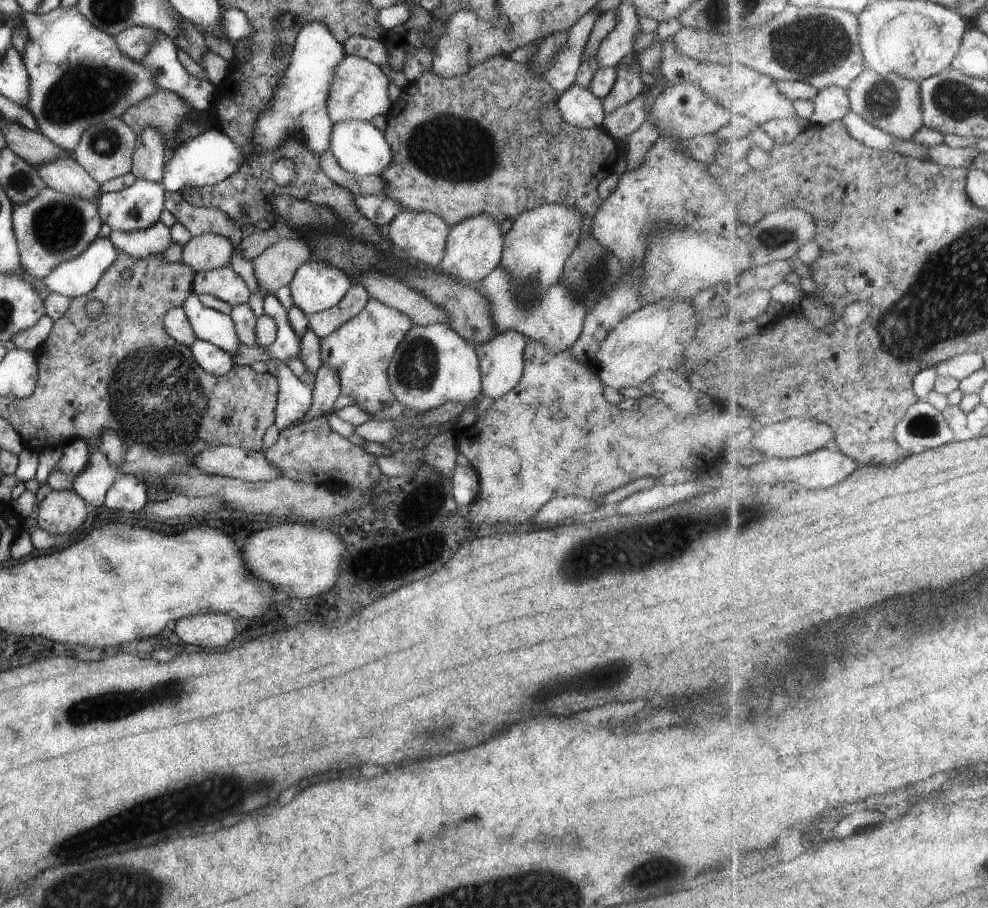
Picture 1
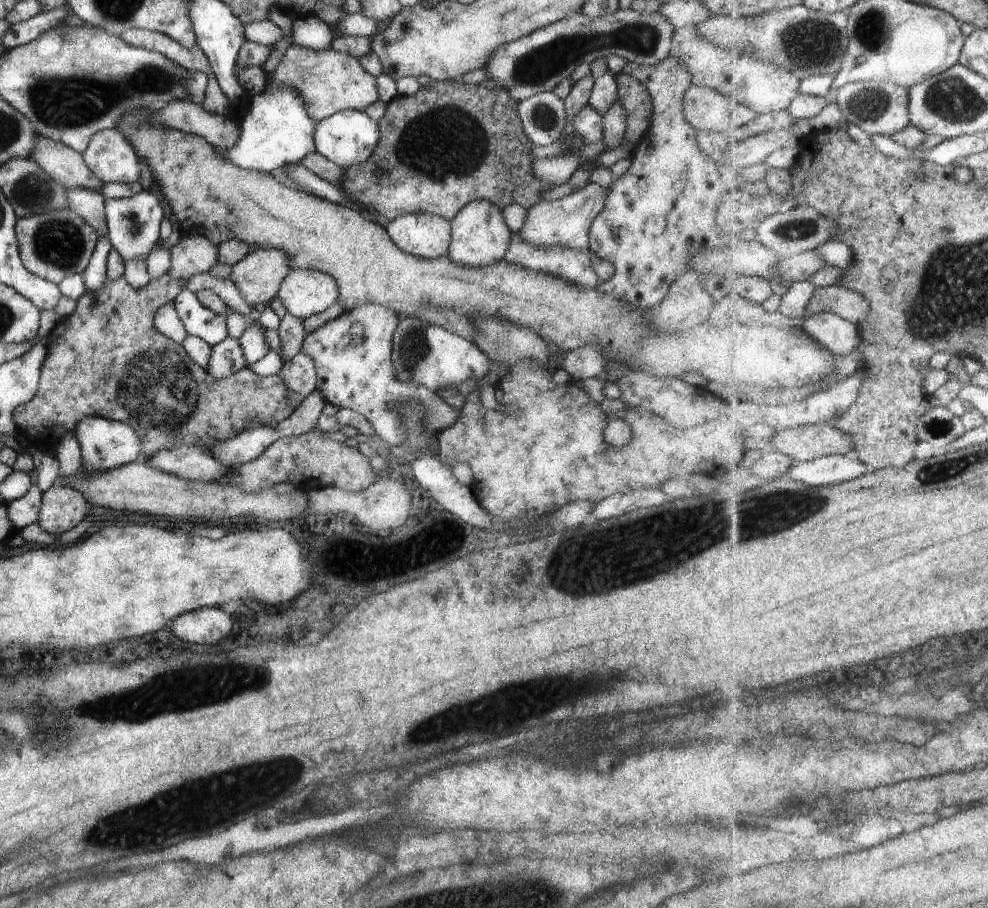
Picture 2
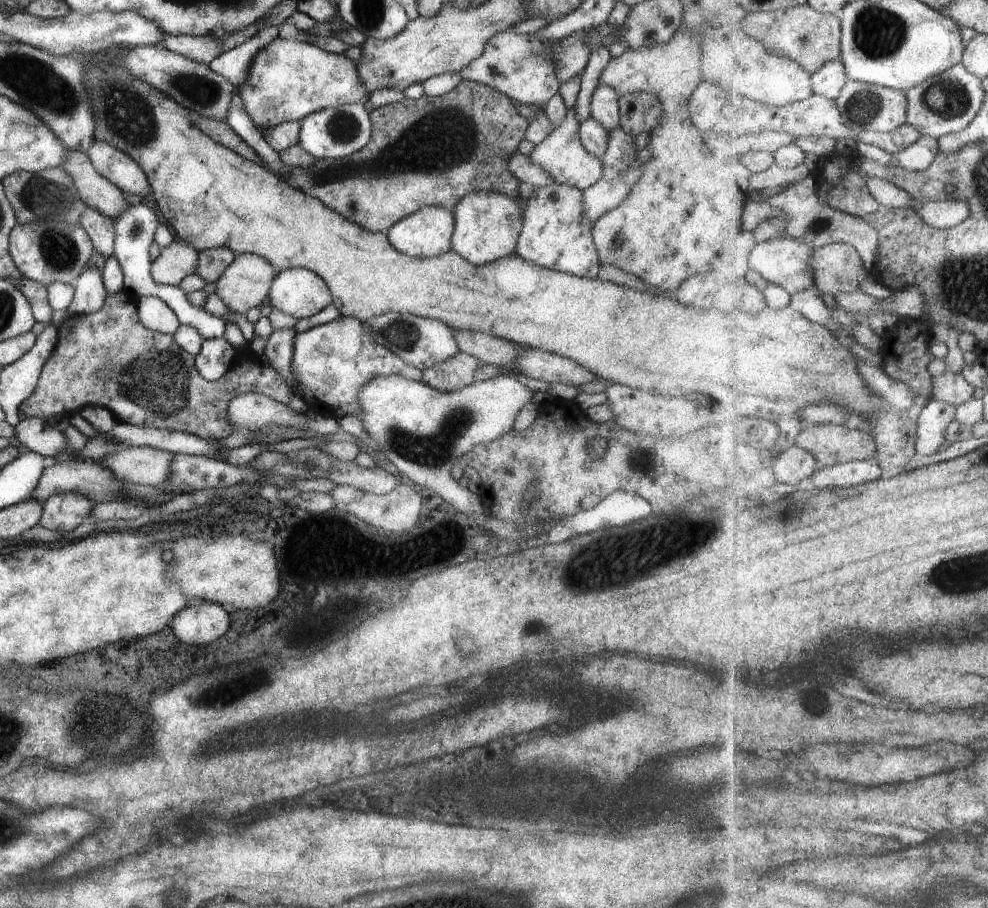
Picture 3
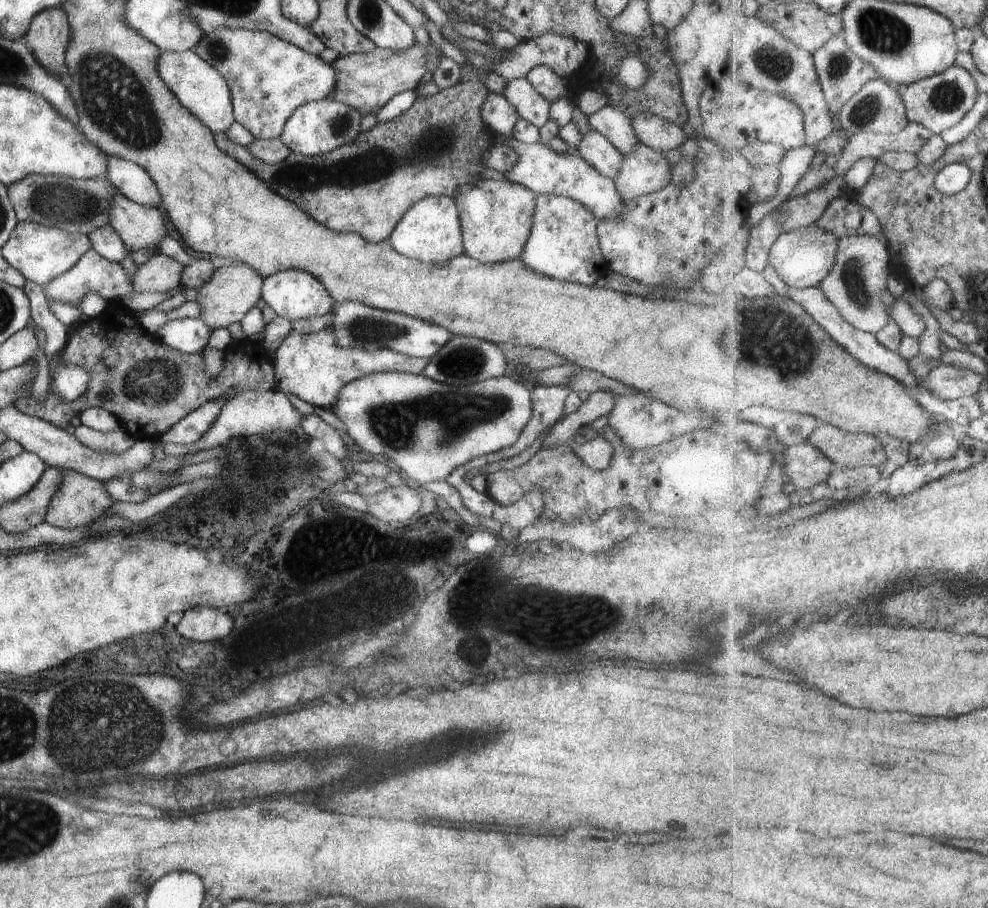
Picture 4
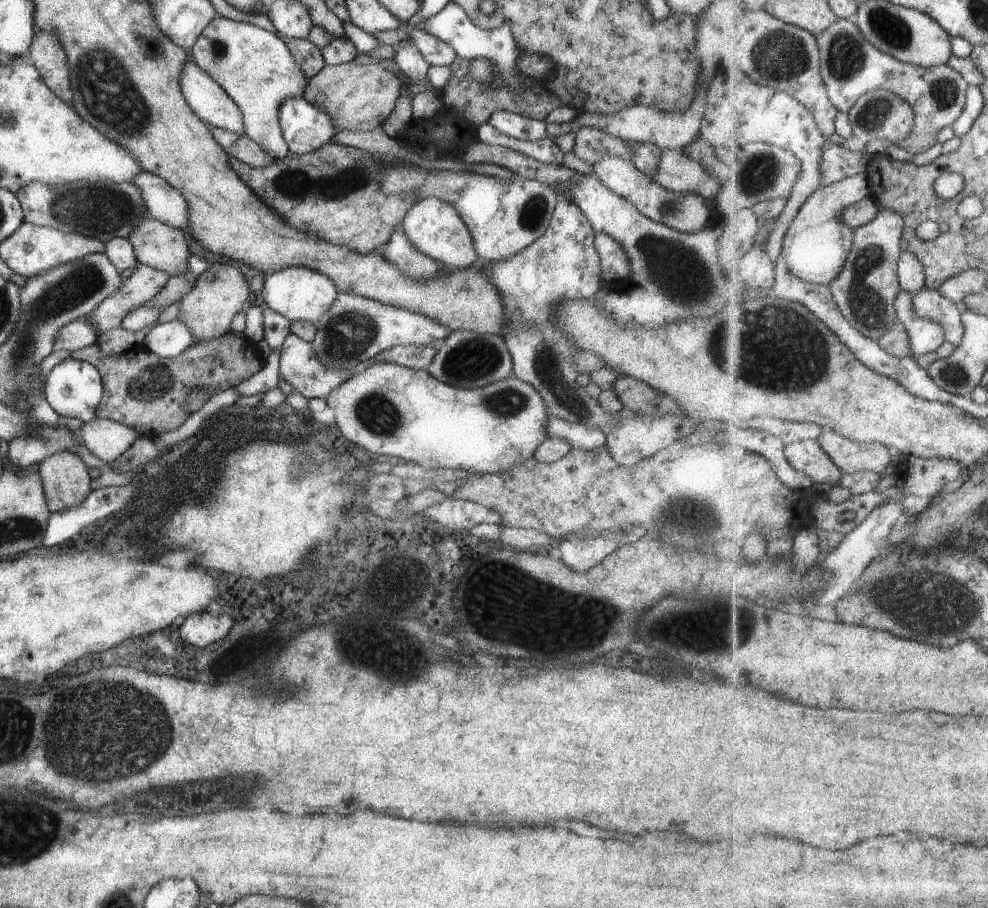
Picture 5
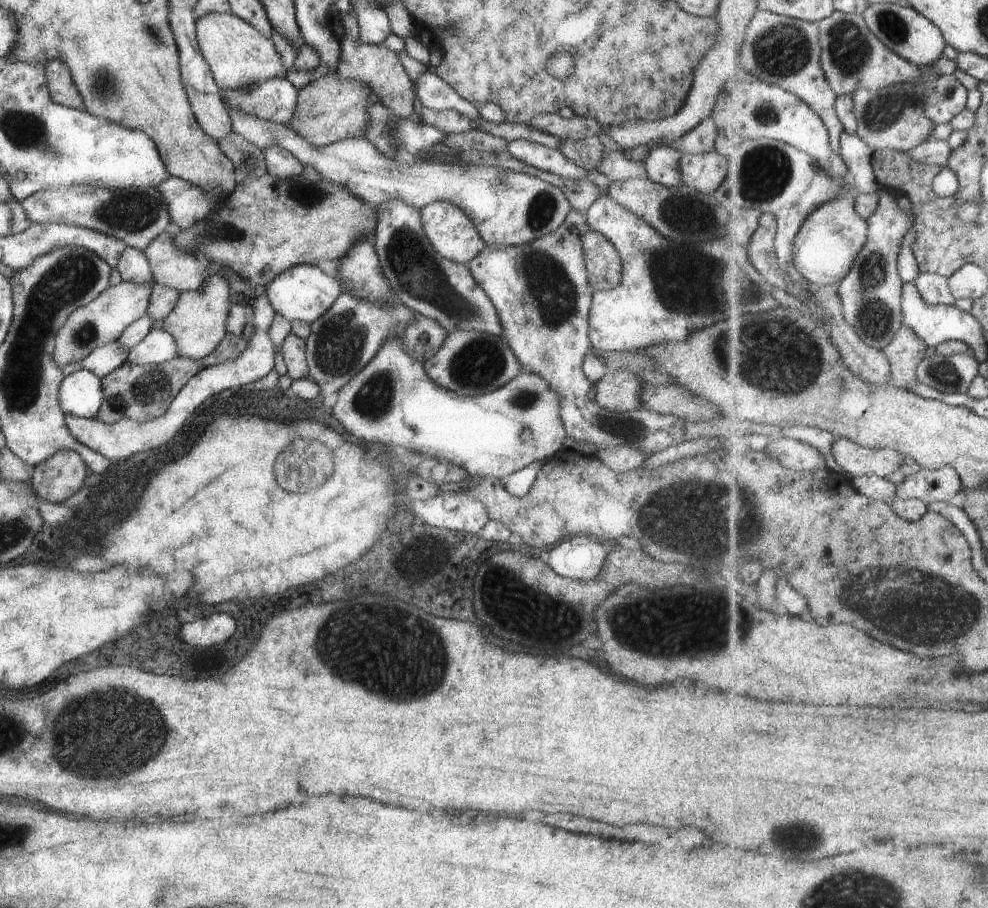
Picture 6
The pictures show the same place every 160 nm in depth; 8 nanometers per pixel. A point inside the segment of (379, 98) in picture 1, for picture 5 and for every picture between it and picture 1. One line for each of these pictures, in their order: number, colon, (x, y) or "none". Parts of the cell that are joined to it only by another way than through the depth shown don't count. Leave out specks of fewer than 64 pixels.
2: (327, 81)
3: (287, 79)
4: (268, 78)
5: (254, 68)

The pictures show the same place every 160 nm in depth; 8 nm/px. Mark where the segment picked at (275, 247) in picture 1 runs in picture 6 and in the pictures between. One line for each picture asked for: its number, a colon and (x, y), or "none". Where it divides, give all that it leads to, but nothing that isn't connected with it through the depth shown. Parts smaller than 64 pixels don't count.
2: (256, 276)
3: (244, 284)
4: (231, 291)
5: (207, 309)
6: (196, 322)

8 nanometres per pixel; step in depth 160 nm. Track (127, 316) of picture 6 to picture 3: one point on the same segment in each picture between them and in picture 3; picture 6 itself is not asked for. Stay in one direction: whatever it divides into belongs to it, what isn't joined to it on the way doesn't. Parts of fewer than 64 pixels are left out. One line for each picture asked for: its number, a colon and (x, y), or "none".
3: (176, 260)
4: (160, 273)
5: (144, 283)

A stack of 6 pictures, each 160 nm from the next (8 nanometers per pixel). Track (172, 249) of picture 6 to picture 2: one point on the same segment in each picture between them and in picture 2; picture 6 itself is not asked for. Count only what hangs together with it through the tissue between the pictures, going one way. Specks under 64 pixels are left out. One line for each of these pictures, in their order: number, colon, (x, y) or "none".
2: (65, 166)
3: (98, 193)
4: (138, 227)
5: (155, 244)

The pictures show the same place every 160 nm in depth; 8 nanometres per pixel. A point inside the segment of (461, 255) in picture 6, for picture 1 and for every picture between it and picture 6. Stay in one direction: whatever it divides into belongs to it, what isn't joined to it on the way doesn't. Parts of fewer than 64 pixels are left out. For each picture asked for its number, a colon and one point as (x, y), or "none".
1: (420, 237)
2: (424, 235)
3: (426, 232)
4: (429, 231)
5: (431, 225)

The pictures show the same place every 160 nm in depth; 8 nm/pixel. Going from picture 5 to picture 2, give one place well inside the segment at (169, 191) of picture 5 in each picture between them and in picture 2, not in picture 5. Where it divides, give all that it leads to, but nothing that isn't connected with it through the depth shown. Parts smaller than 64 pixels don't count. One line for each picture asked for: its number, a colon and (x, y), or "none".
2: (109, 156)
3: (117, 167)
4: (128, 179)

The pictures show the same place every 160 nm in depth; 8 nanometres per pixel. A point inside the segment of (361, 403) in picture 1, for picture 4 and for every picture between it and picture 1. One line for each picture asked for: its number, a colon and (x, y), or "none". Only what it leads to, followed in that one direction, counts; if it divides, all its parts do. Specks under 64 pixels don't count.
2: (351, 354)
3: (331, 361)
4: (309, 366)

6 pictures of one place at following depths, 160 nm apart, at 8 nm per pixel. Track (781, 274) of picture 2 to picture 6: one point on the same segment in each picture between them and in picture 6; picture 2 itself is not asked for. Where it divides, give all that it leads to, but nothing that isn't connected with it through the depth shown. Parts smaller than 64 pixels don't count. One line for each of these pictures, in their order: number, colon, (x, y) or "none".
3: (838, 268)
4: (855, 286)
5: (865, 291)
6: (871, 293)

